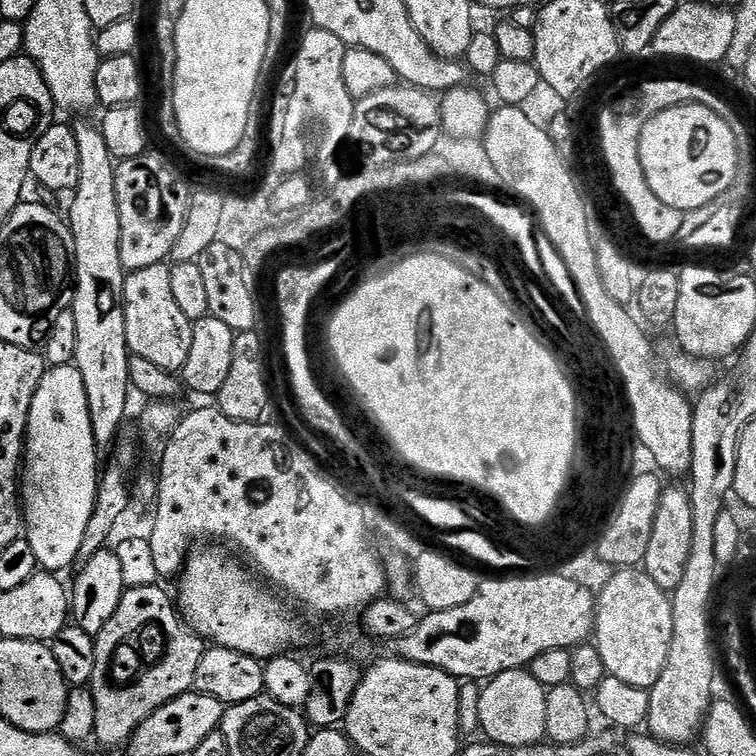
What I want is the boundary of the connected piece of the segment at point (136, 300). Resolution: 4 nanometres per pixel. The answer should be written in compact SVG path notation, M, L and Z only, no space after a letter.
M167 263L146 266L142 270L134 270L124 277L125 342L129 353L138 358L146 358L146 362L154 362L164 372L179 373L186 366L186 357L190 354L190 338L193 321L182 314L174 293L170 287L170 267Z

